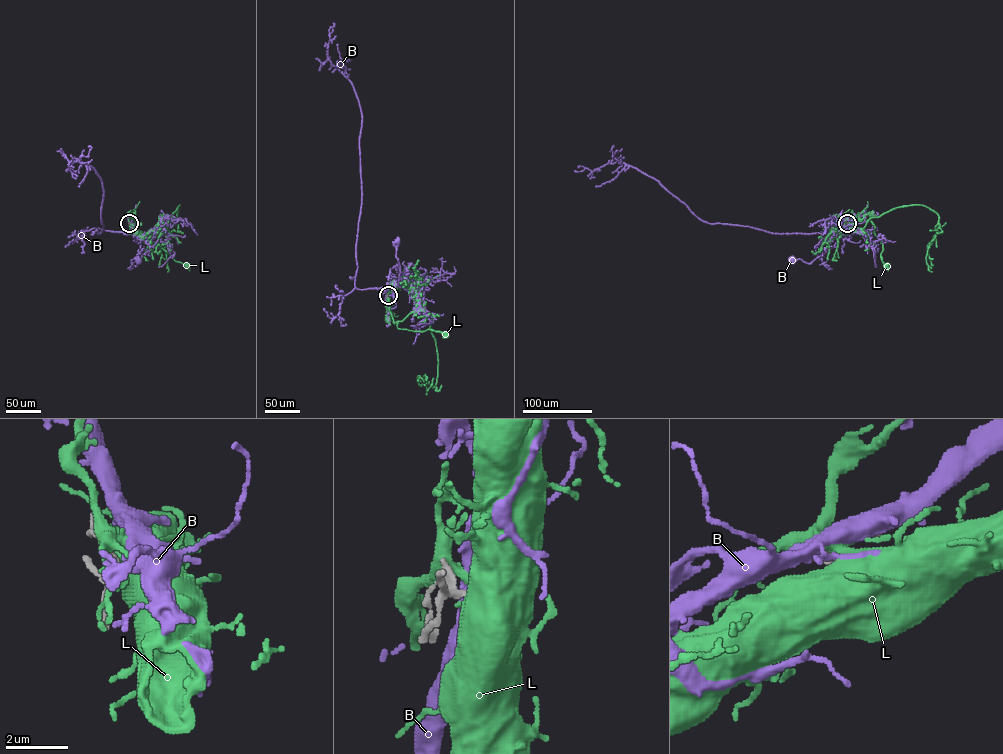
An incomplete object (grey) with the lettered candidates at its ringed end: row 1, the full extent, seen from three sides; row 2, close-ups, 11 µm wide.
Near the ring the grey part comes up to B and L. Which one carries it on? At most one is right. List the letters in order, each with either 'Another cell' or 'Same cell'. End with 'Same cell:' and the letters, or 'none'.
B: Another cell
L: Same cell
Same cell: L

